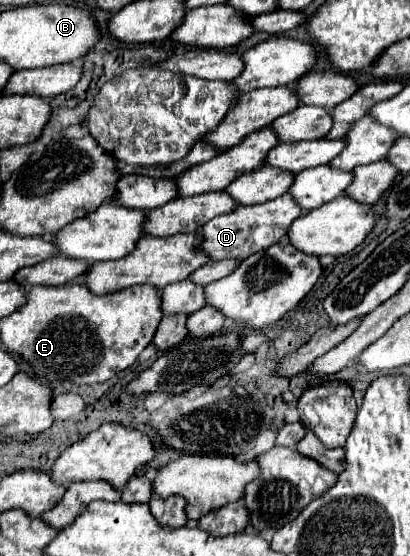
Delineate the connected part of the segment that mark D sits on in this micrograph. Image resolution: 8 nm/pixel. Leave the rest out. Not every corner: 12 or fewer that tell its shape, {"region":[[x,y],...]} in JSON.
{"region":[[289,194],[237,206],[197,230],[209,260],[245,260],[261,248],[259,226],[277,242],[303,210]]}

